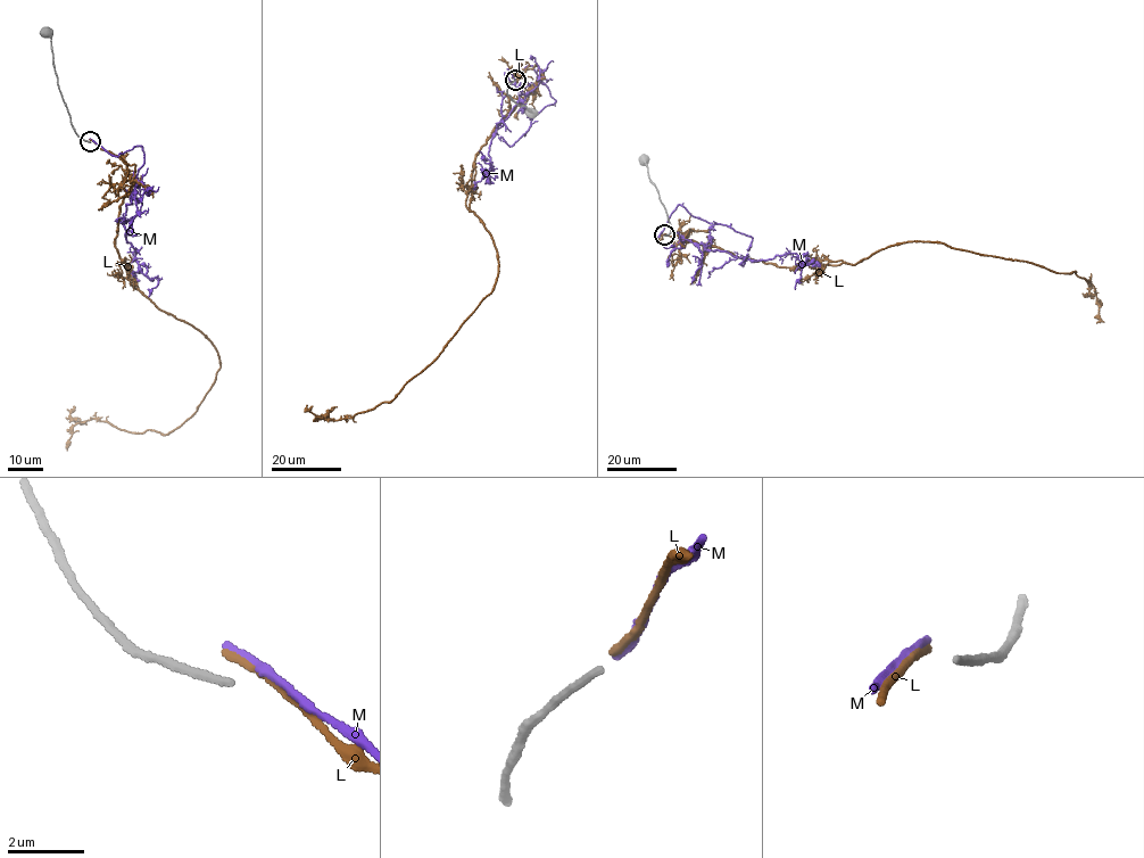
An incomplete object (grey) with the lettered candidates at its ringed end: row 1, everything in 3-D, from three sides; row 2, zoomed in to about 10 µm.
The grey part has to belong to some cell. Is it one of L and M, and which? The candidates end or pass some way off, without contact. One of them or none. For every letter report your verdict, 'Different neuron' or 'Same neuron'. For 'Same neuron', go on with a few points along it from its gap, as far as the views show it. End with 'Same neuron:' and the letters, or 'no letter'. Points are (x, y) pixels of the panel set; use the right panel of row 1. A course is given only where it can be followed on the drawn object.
L: Different neuron
M: Different neuron
Same neuron: no letter

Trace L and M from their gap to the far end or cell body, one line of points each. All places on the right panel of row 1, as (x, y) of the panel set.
L: (662, 234), (657, 241), (674, 234), (792, 267), (939, 241), (1075, 272), (1095, 289), (1096, 323)
M: (662, 233), (655, 239), (680, 204), (713, 224), (711, 250), (807, 260), (795, 289)

